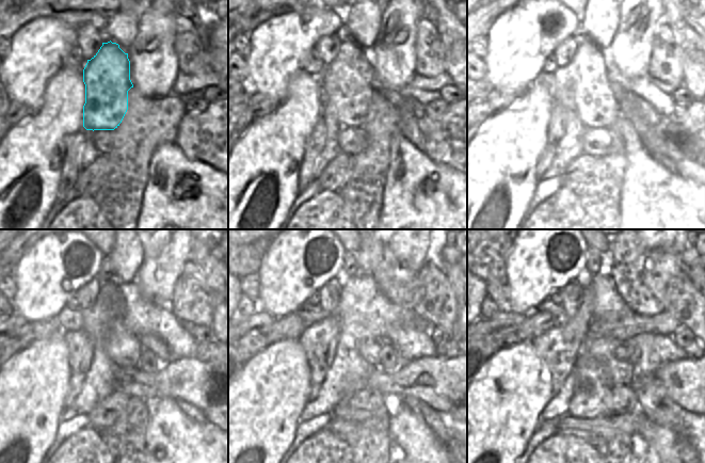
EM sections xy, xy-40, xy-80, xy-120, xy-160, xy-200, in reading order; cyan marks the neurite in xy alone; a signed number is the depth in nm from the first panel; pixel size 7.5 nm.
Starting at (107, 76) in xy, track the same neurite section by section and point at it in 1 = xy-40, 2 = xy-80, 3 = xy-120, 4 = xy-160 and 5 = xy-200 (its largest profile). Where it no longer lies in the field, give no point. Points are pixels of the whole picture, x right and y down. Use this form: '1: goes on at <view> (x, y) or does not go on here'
1: goes on at xy-40 (348, 83)
2: goes on at xy-80 (596, 101)
3: goes on at xy-120 (123, 347)
4: goes on at xy-160 (371, 350)
5: goes on at xy-200 (621, 352)

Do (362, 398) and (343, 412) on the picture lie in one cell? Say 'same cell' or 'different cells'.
same cell

